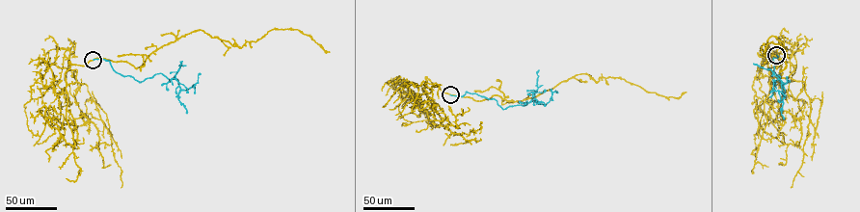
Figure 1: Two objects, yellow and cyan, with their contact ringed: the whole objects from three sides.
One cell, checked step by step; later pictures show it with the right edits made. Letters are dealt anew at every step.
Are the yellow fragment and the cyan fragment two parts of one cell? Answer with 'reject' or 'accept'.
reject

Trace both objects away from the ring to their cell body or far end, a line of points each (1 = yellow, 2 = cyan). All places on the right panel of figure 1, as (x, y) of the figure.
1: (776, 55), (776, 68), (785, 49), (770, 37), (760, 52), (781, 45), (780, 71)
2: (776, 55), (774, 71), (781, 83), (790, 81), (787, 77), (781, 84), (785, 95), (773, 89), (775, 80)

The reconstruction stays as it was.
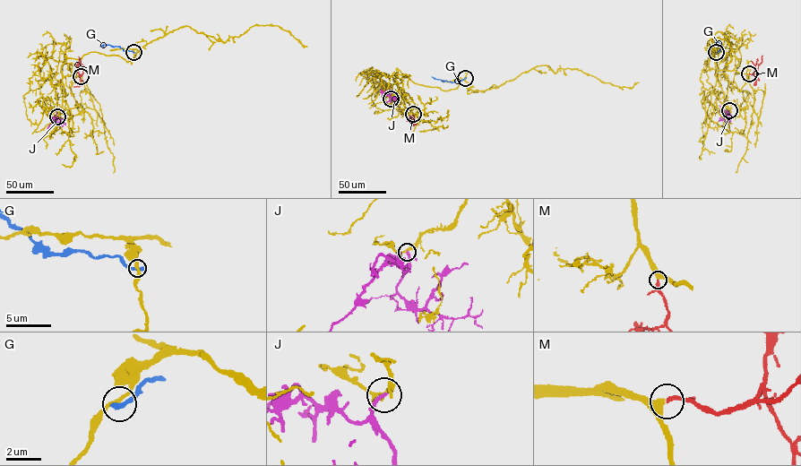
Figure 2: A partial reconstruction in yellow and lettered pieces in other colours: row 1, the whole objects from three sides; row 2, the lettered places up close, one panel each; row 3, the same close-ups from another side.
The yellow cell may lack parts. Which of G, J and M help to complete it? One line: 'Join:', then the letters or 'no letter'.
Join: M

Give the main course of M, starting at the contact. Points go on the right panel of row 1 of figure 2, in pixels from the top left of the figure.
M: (749, 74), (757, 73), (762, 56)

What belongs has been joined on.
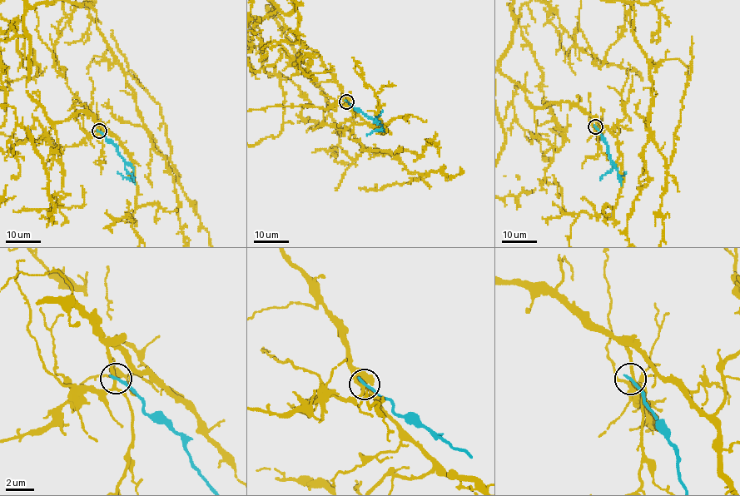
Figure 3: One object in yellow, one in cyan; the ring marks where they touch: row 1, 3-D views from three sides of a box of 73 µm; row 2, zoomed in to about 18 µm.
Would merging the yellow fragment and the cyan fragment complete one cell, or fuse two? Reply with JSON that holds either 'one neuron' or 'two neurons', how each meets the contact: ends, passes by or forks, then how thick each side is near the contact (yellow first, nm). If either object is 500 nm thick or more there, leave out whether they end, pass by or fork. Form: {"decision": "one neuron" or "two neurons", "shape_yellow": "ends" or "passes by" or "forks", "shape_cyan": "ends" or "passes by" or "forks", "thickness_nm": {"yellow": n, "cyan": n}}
{"decision": "two neurons", "shape_yellow": "forks", "shape_cyan": "ends", "thickness_nm": {"yellow": 190, "cyan": 220}}

